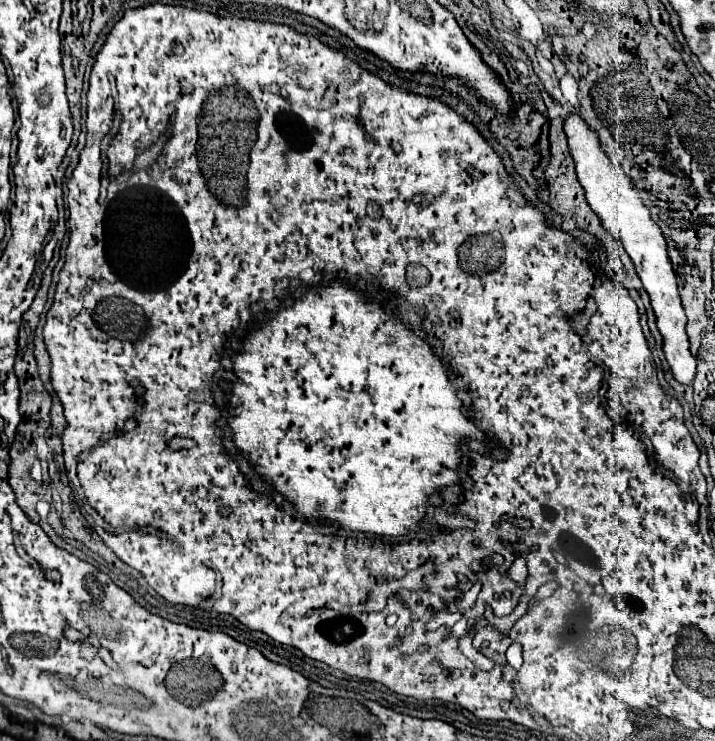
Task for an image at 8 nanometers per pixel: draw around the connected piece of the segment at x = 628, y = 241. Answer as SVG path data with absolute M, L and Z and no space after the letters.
M572 112L564 118L564 132L568 138L570 154L576 164L578 182L586 194L586 202L596 212L596 216L602 220L604 228L608 228L608 232L612 236L620 238L628 256L632 258L636 272L642 280L642 286L650 296L650 304L656 314L656 326L658 326L662 340L664 340L662 350L664 350L664 356L670 364L670 370L680 384L688 386L688 384L692 384L694 374L696 374L696 358L690 354L690 342L688 342L688 336L684 330L686 316L684 316L684 310L680 304L680 294L676 288L676 274L674 274L672 262L666 254L666 240L662 236L662 230L650 218L650 212L644 206L642 198L634 192L632 178L606 156L606 152L600 146L598 136L590 130L590 126L578 114Z

